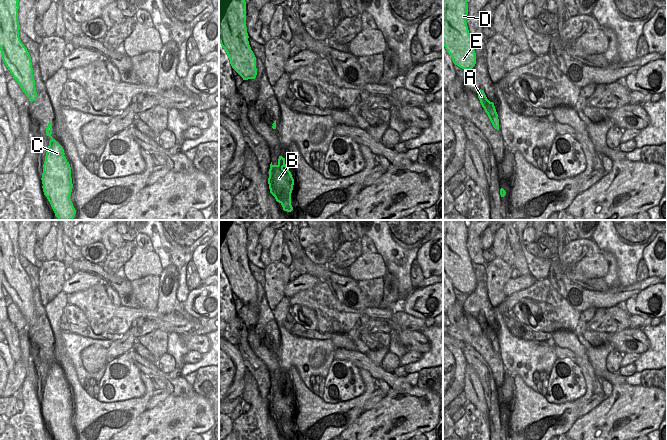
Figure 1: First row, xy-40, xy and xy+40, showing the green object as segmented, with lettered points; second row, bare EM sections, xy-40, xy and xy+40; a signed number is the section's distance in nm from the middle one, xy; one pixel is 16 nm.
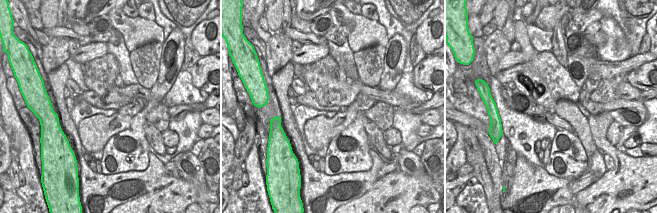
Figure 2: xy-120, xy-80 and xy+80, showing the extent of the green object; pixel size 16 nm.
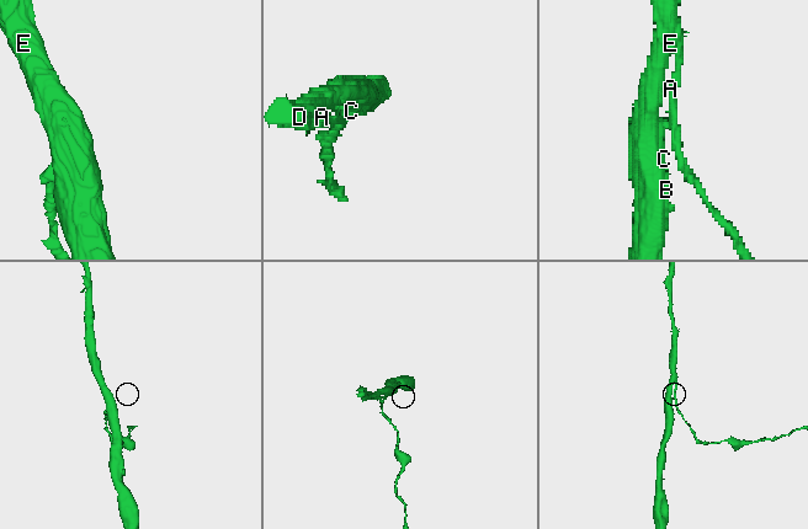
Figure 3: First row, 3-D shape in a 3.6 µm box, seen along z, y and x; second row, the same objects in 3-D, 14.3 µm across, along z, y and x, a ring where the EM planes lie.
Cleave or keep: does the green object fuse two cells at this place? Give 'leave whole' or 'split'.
leave whole

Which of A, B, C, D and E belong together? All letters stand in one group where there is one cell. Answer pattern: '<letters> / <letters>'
A B C D E

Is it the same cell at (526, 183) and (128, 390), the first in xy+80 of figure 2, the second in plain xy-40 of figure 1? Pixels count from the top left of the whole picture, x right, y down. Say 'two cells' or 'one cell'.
two cells

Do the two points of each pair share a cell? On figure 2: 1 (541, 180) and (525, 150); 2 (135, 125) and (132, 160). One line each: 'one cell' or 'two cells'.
1: two cells
2: one cell

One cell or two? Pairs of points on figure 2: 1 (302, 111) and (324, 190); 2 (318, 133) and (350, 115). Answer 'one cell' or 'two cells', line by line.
1: two cells
2: one cell

